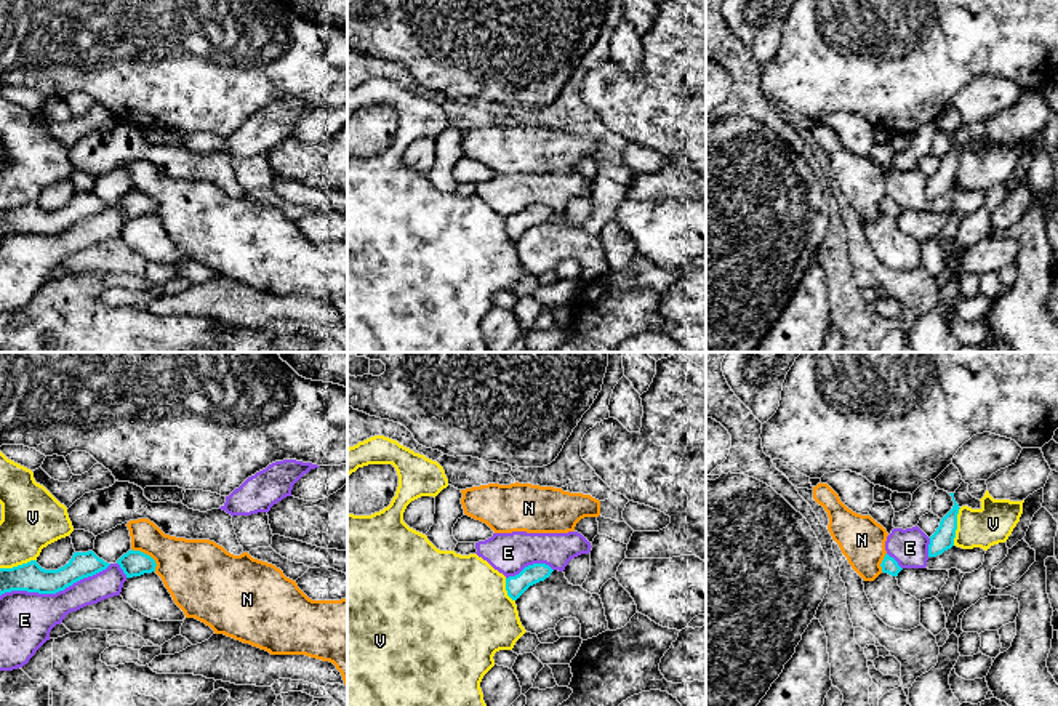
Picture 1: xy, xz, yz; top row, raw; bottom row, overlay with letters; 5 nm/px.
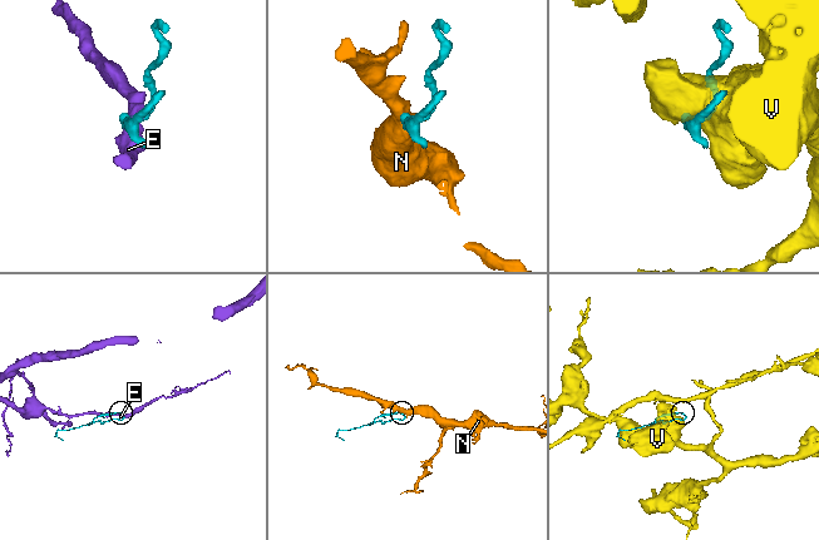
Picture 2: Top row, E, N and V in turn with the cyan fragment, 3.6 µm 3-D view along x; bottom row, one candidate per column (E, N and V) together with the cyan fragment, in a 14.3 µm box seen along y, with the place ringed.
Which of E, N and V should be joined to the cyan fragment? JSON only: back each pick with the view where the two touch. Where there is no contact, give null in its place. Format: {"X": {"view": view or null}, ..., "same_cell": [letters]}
{"N": {"view": "xy"}, "same_cell": ["N"]}

